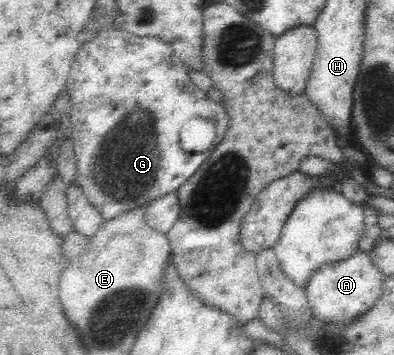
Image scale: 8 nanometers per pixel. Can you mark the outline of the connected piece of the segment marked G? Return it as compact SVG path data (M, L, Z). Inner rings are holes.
M122 28L100 31L92 40L80 45L70 69L66 89L68 95L70 95L70 103L72 103L72 108L70 108L71 140L73 141L73 151L77 164L77 184L82 187L84 195L86 195L90 204L94 205L94 208L98 210L104 221L112 220L115 216L132 210L132 208L147 206L150 201L177 191L204 164L204 161L209 158L211 152L218 145L222 144L222 140L224 140L226 131L228 130L229 116L226 110L224 110L221 101L208 98L208 94L204 93L202 89L193 83L187 66L174 54L174 49L170 44L157 36L136 36ZM194 117L204 118L215 123L217 137L214 140L214 144L204 152L184 152L181 147L181 141L178 136L181 126L186 120Z

